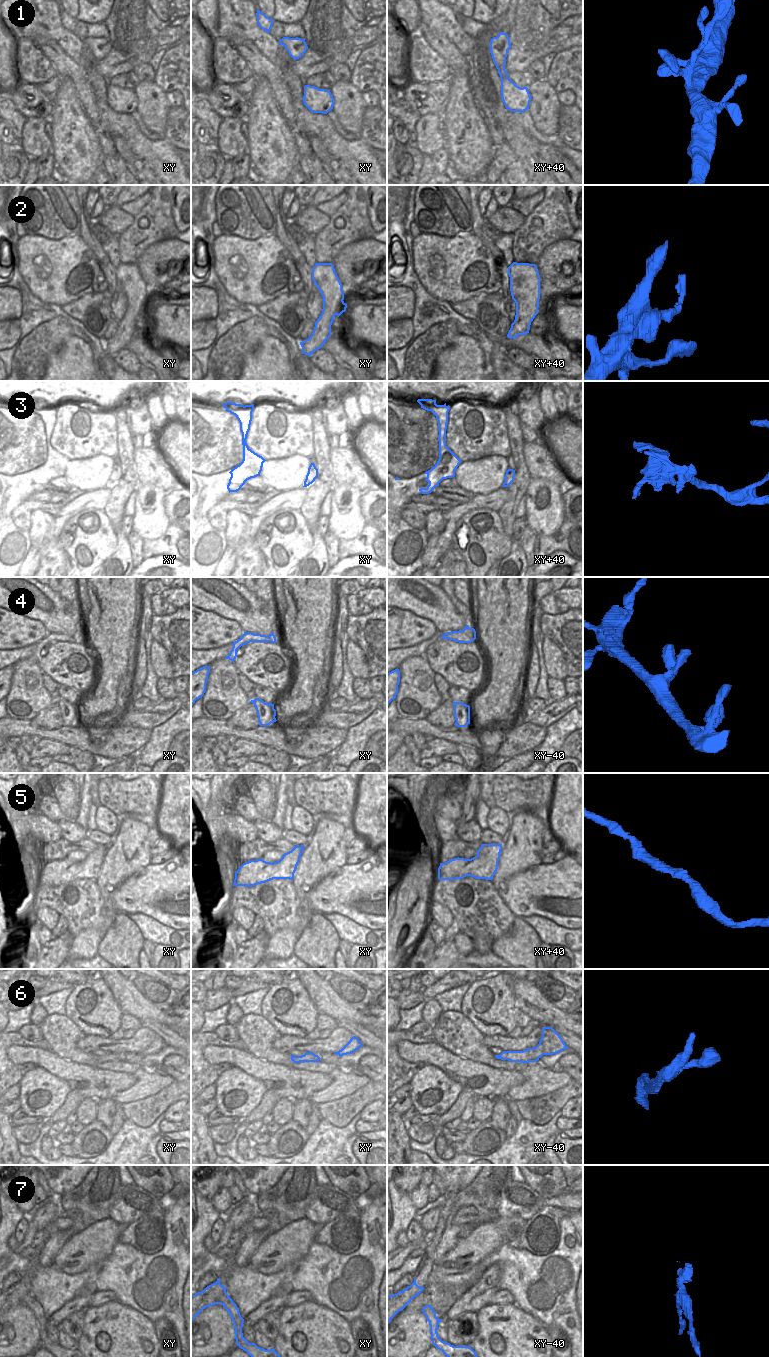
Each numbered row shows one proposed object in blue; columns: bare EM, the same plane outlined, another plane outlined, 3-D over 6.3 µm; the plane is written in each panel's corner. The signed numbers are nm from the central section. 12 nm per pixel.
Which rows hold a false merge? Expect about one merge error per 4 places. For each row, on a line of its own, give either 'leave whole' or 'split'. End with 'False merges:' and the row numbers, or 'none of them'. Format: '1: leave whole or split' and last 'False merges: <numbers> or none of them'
1: leave whole
2: leave whole
3: split
4: leave whole
5: leave whole
6: leave whole
7: split
False merges: 3, 7

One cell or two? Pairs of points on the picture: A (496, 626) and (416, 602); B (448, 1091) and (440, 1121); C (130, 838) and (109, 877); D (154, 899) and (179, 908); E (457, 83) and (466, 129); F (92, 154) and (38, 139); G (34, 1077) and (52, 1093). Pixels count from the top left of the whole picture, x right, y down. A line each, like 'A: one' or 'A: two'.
A: two
B: two
C: one
D: one
E: one
F: two
G: one

